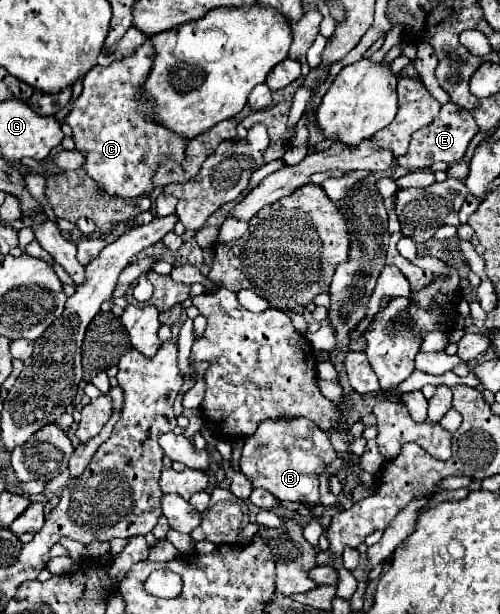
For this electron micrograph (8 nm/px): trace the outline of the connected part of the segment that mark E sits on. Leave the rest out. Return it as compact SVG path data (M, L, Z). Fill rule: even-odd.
M446 103L442 105L438 117L424 129L416 131L412 135L412 141L410 141L410 149L404 157L398 157L398 165L404 167L406 171L416 171L416 169L426 169L430 167L432 163L436 161L444 161L444 163L458 163L464 153L466 153L466 147L470 143L470 139L478 133L478 125L472 117L472 113L468 113L466 109L462 109L460 105L456 103Z

